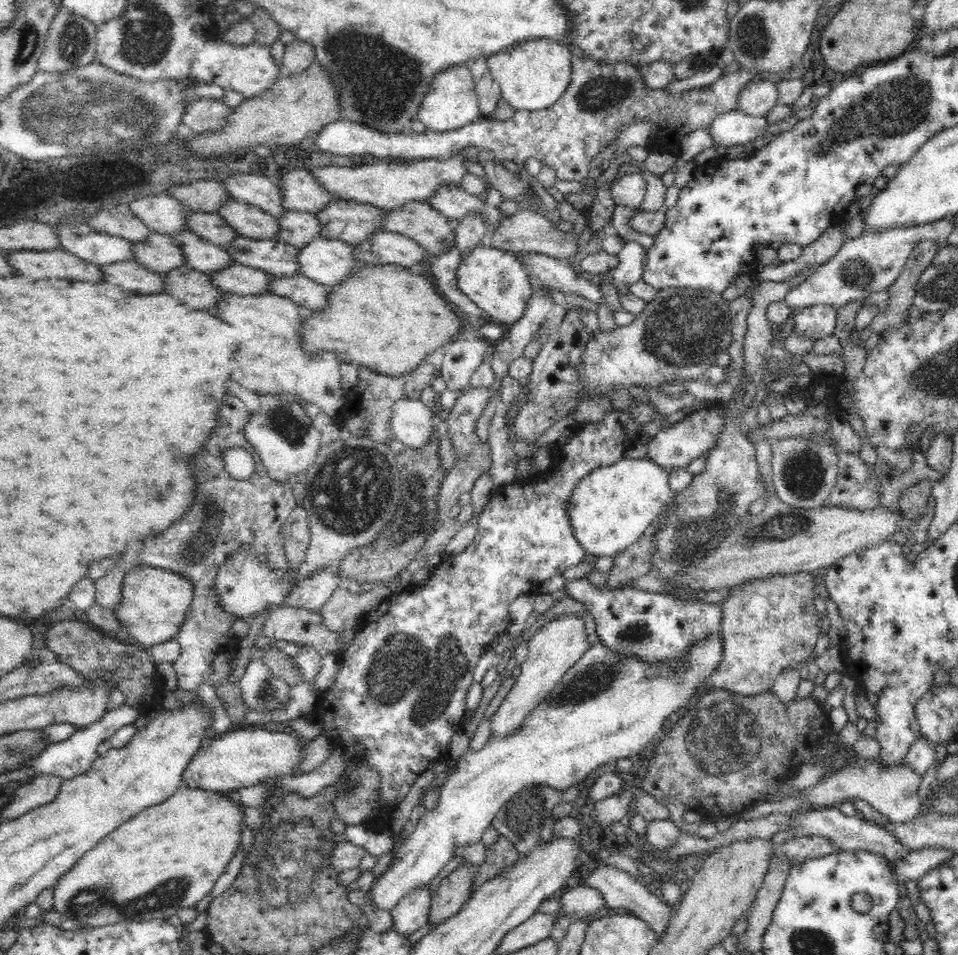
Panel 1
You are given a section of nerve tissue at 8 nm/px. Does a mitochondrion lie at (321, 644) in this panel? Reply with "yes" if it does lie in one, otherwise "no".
no

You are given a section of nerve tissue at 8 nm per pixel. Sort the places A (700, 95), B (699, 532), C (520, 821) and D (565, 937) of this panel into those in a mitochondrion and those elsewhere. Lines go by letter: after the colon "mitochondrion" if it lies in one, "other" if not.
A: other
B: mitochondrion
C: mitochondrion
D: other

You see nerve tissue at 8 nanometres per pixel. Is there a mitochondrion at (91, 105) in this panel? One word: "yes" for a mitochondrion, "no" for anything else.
yes

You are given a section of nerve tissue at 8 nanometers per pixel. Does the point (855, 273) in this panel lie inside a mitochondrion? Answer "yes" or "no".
yes

